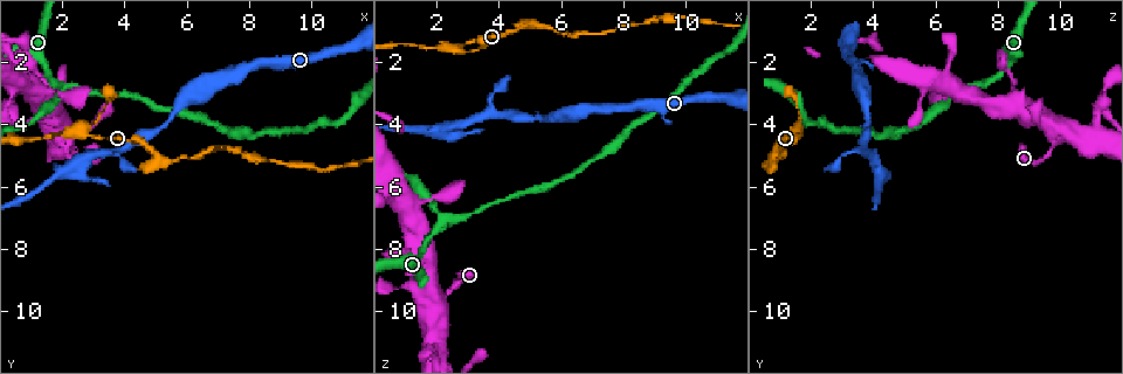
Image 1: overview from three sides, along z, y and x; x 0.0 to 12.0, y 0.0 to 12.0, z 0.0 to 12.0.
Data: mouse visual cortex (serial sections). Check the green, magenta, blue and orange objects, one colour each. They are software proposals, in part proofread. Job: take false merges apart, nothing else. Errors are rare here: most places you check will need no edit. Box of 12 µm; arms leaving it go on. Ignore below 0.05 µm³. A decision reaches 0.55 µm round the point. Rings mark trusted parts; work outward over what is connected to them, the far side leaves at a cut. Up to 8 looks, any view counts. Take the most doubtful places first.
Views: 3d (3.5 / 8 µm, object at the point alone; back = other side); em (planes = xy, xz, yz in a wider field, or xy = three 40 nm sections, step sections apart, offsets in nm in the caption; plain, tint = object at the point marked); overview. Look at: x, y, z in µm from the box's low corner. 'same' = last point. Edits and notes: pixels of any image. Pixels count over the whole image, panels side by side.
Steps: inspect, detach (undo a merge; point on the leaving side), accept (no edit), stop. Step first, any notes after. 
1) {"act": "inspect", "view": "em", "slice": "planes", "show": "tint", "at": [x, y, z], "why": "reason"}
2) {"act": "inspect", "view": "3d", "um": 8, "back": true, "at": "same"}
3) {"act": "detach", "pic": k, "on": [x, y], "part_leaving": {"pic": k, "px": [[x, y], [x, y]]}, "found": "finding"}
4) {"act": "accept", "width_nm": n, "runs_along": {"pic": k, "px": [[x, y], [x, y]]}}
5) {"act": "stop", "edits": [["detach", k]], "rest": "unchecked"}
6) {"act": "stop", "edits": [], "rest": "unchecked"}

{"act": "inspect", "view": "3d", "um": 3.5, "at": [5.1, 5.0, 0.8], "why": "arms part here"}

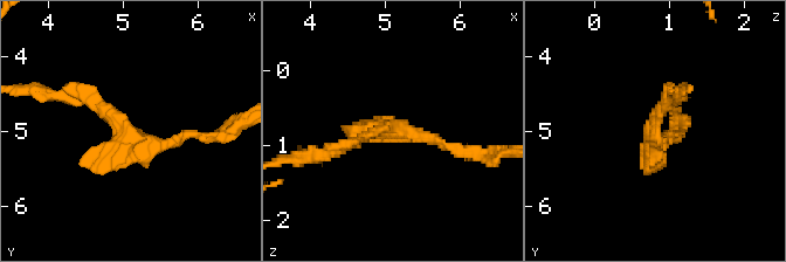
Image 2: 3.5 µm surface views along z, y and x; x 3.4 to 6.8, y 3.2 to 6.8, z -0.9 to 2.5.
{"act": "inspect", "view": "em", "slice": "xy", "step": 2, "show": "tint", "at": [5.05, 5.10, 0.80], "why": "shape alone is not enough"}

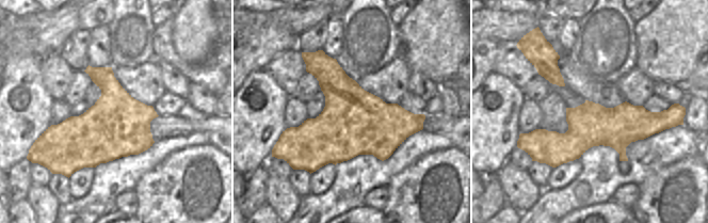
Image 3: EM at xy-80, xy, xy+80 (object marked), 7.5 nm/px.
{"act": "accept", "runs_along": {"pic": 2, "px": [[70, 92], [150, 146], [197, 136]]}, "found": "continuous, no second cell"}

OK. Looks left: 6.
{"act": "inspect", "view": "3d", "um": 3.5, "at": [2.7, 4.3, 1.6], "why": "arms part here"}

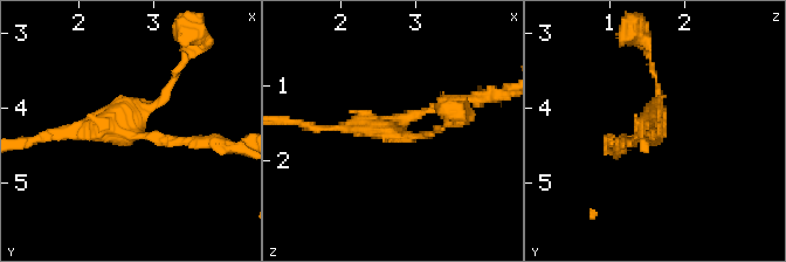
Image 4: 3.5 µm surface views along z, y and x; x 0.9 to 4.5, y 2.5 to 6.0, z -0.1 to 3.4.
{"act": "inspect", "view": "em", "slice": "xy", "step": 2, "show": "tint", "at": [2.75, 4.35, 1.55], "arms": 3, "arm_widths_nm": [100, 100, 150], "why": "shape alone is not enough"}

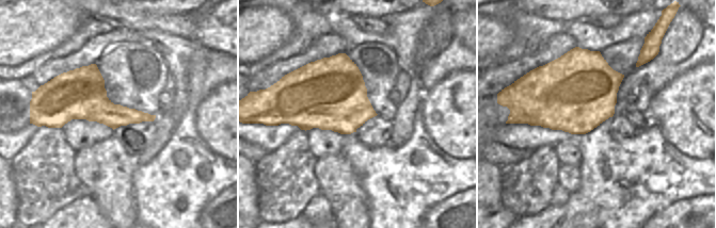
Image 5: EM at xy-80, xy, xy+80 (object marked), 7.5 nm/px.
{"act": "accept", "width_nm": 550, "runs_along": {"pic": 4, "px": [[466, 100], [393, 129], [315, 126]]}, "found": "continuous, no second cell"}

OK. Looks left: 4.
{"act": "inspect", "view": "3d", "um": 3.5, "at": [1.8, 3.2, 6.5], "why": "sudden change in width"}

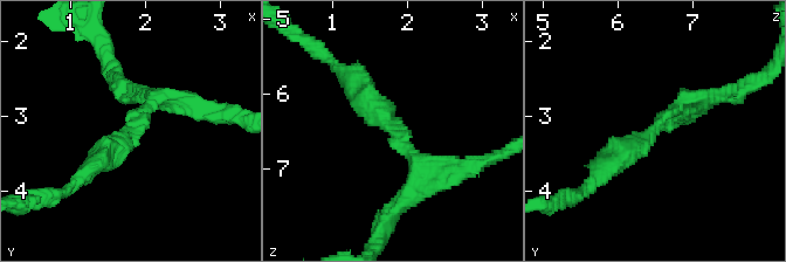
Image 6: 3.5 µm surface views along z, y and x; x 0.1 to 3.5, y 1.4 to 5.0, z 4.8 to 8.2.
{"act": "inspect", "view": "em", "slice": "xy", "step": 3, "show": "tint", "at": [1.80, 3.25, 6.40]}

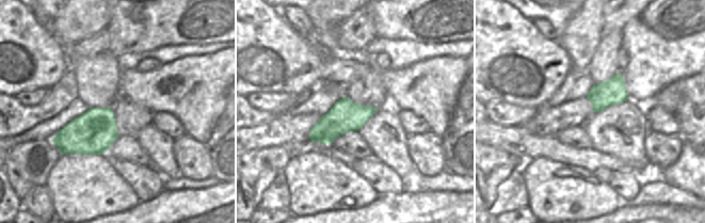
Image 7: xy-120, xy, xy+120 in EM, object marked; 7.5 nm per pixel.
{"act": "accept", "arm_widths_nm": [250, 300], "runs_along": {"pic": 6, "px": [[421, 178], [400, 133], [346, 74]]}, "found": "one cell here"}

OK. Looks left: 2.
{"act": "stop", "edits": [], "rest": "unchecked"}

